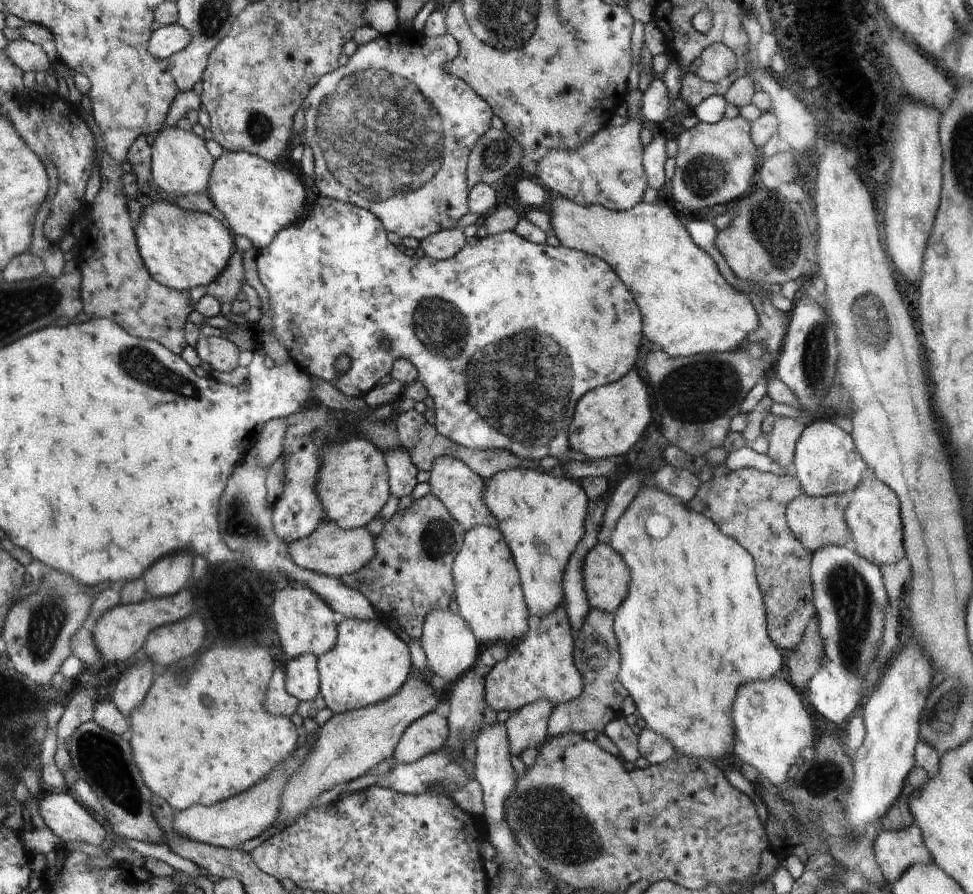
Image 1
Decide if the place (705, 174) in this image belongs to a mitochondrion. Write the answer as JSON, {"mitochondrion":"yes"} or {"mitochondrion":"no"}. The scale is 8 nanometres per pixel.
{"mitochondrion":"yes"}

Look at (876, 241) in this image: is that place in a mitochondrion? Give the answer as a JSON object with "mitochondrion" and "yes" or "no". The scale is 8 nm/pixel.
{"mitochondrion":"no"}

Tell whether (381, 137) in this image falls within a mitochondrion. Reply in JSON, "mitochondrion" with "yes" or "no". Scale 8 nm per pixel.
{"mitochondrion":"yes"}

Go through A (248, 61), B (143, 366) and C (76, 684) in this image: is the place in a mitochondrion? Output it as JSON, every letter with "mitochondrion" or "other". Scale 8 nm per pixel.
{"A":"other","B":"mitochondrion","C":"other"}

